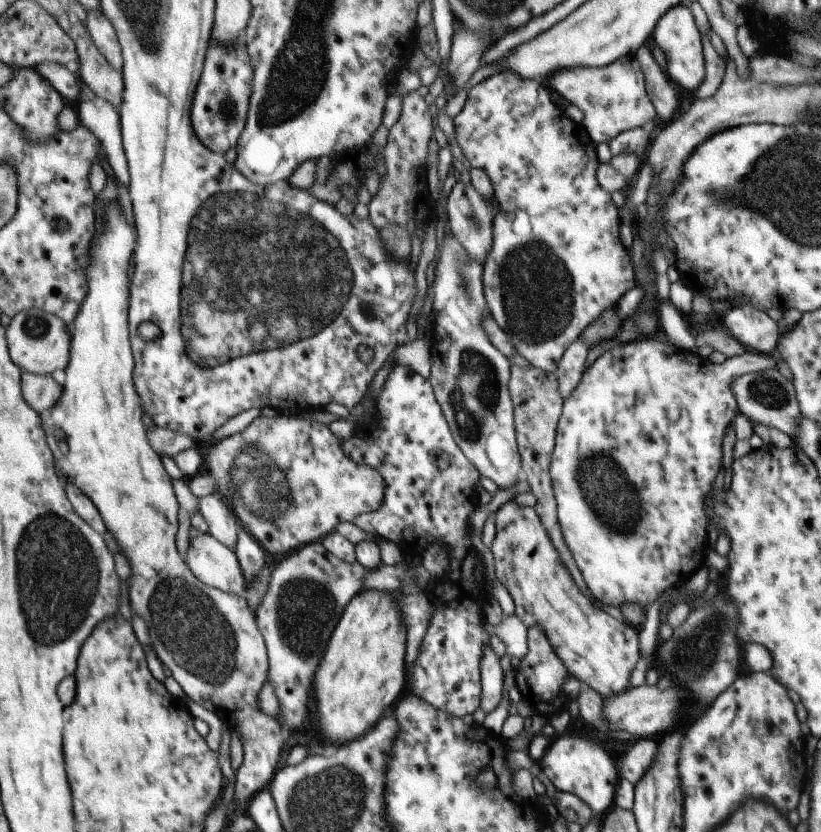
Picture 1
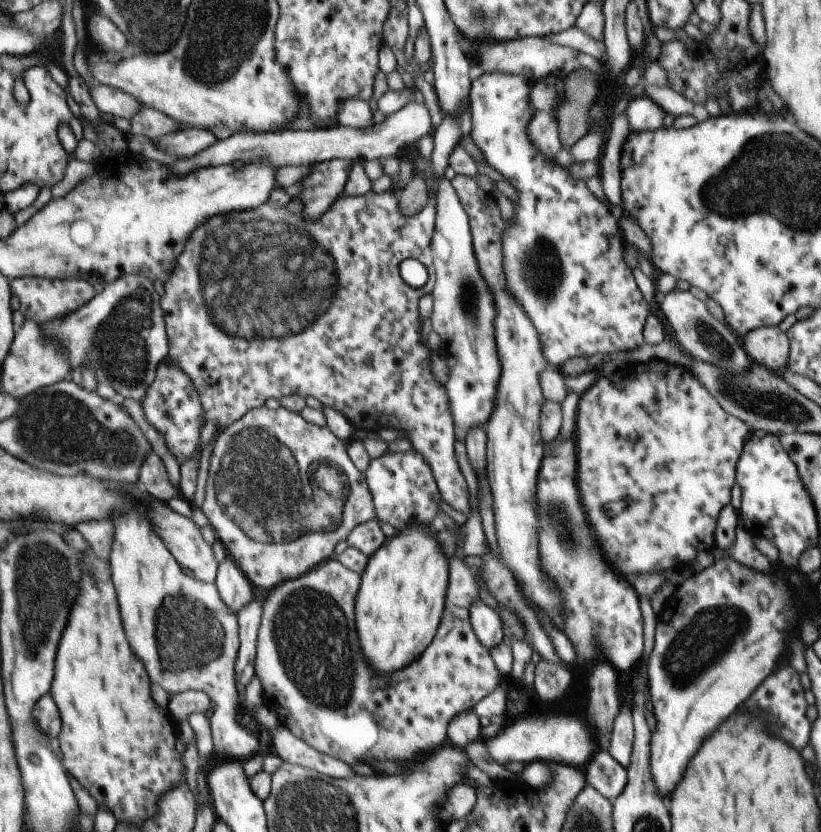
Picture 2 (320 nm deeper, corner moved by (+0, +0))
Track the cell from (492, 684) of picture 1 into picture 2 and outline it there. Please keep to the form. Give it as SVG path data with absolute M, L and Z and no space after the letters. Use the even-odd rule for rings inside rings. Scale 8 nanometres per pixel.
M480 599L473 601L468 608L468 621L484 648L493 648L503 640L500 616Z

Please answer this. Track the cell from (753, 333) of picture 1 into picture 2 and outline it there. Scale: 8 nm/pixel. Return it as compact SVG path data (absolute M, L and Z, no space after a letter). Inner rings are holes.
M777 326L753 329L741 338L741 343L751 362L777 373L785 370L789 343L786 334Z

